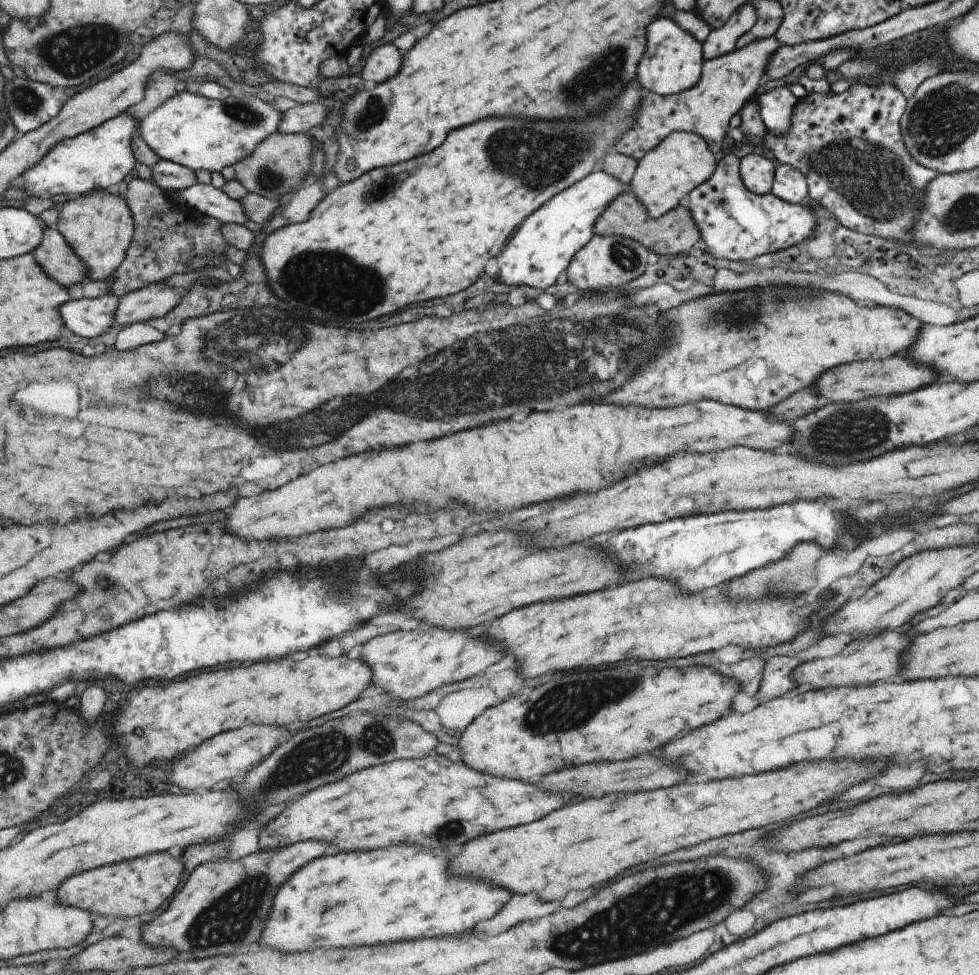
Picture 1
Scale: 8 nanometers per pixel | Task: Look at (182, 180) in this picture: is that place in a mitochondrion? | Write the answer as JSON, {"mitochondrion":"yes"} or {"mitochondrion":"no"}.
{"mitochondrion":"no"}

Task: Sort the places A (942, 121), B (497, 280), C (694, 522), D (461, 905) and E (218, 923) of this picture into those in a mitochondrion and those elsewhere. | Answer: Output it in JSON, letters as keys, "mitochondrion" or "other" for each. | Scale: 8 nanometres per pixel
{"A":"mitochondrion","B":"other","C":"other","D":"other","E":"mitochondrion"}

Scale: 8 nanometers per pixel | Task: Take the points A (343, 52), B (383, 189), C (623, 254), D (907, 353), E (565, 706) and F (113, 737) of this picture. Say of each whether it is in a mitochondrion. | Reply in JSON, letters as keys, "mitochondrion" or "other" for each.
{"A":"other","B":"mitochondrion","C":"mitochondrion","D":"other","E":"mitochondrion","F":"other"}

